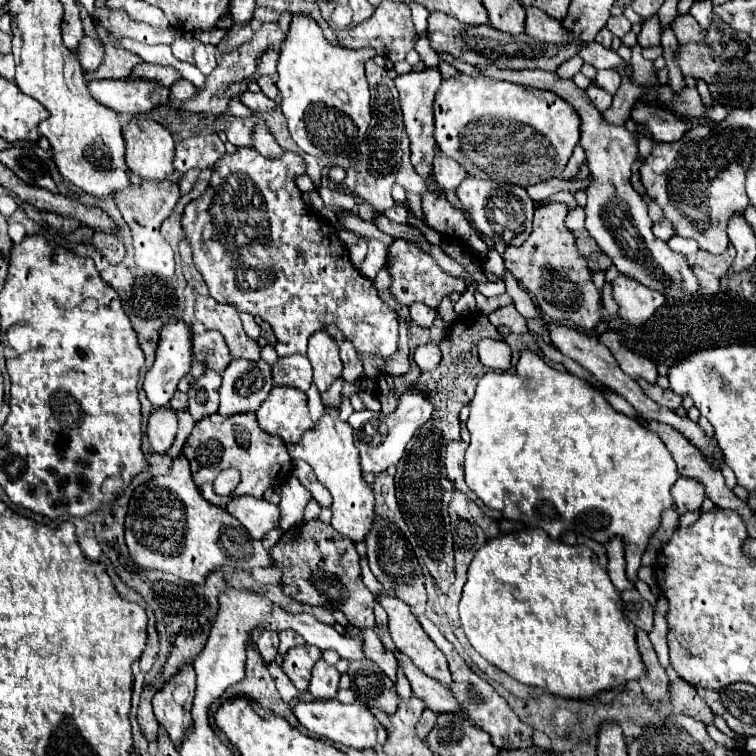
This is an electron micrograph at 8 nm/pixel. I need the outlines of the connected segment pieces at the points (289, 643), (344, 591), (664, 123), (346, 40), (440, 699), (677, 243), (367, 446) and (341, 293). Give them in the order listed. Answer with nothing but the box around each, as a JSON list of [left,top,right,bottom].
[[280,629,304,655],[272,519,376,627],[632,101,688,141],[340,1,418,63],[396,651,462,715],[667,235,699,256],[348,385,432,475],[182,147,398,357]]

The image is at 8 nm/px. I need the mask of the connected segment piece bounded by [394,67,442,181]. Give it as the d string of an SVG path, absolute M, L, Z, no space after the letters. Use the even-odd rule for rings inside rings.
M434 67L434 69L424 69L424 71L410 71L406 75L398 75L394 79L396 83L396 89L399 93L399 103L402 107L402 117L404 117L404 125L406 125L406 131L408 131L408 137L410 137L410 159L412 159L412 165L416 169L416 173L430 181L434 179L434 173L432 173L432 159L436 155L436 149L434 149L434 113L432 113L432 103L434 103L436 97L436 91L442 83L442 77L440 77L440 71Z

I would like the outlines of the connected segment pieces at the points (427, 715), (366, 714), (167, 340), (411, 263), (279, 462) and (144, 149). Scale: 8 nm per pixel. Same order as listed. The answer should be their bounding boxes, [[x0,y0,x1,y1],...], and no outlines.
[[417,709,437,738],[292,699,384,749],[144,321,194,407],[386,239,466,309],[182,413,292,507],[122,117,174,179]]

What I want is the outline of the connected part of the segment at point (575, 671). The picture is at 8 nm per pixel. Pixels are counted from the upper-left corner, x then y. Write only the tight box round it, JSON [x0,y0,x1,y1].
[460,529,644,699]

